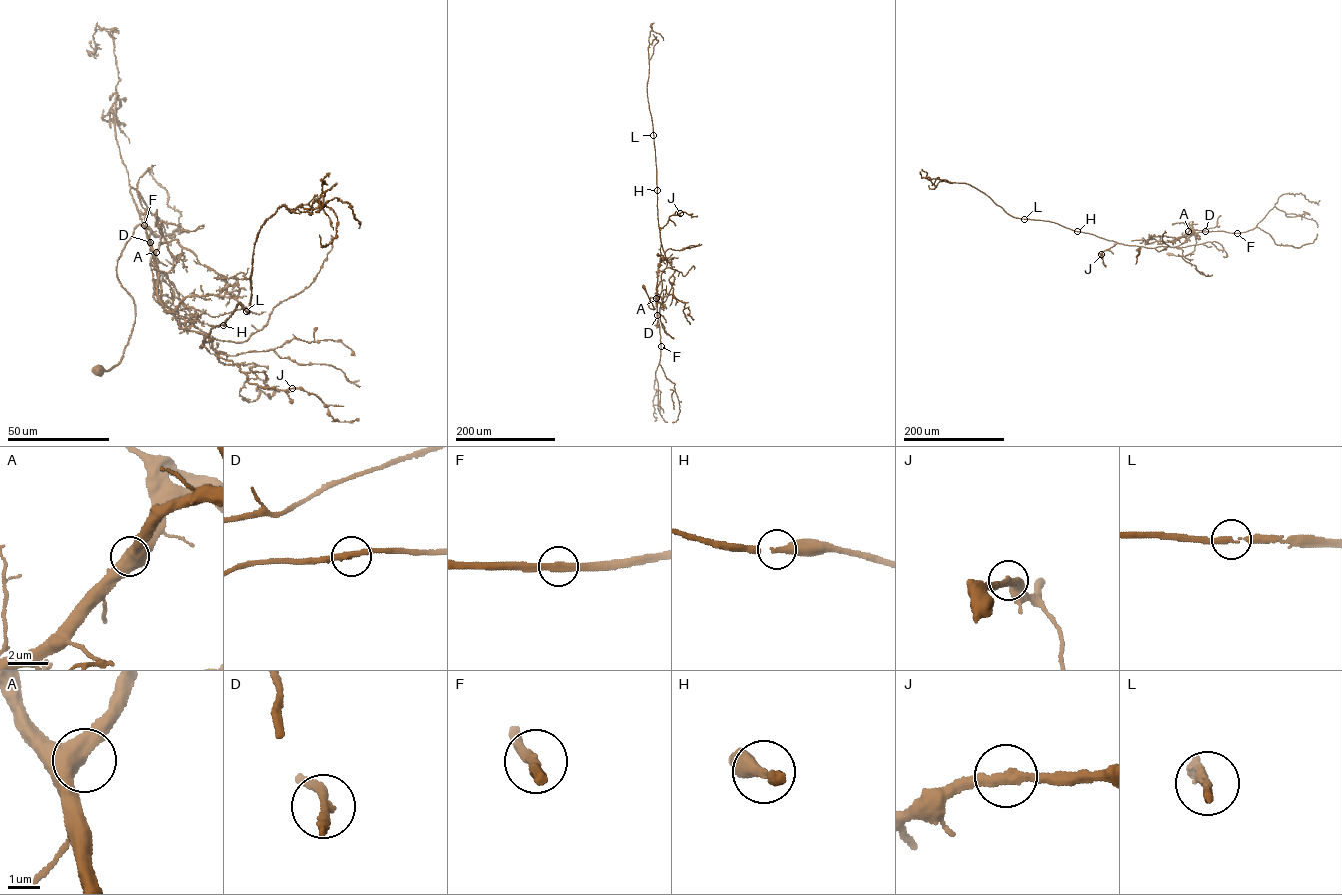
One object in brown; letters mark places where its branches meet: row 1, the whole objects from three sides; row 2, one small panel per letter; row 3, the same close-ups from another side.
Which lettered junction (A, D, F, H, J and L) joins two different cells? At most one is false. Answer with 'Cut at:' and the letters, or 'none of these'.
Cut at: none of these

